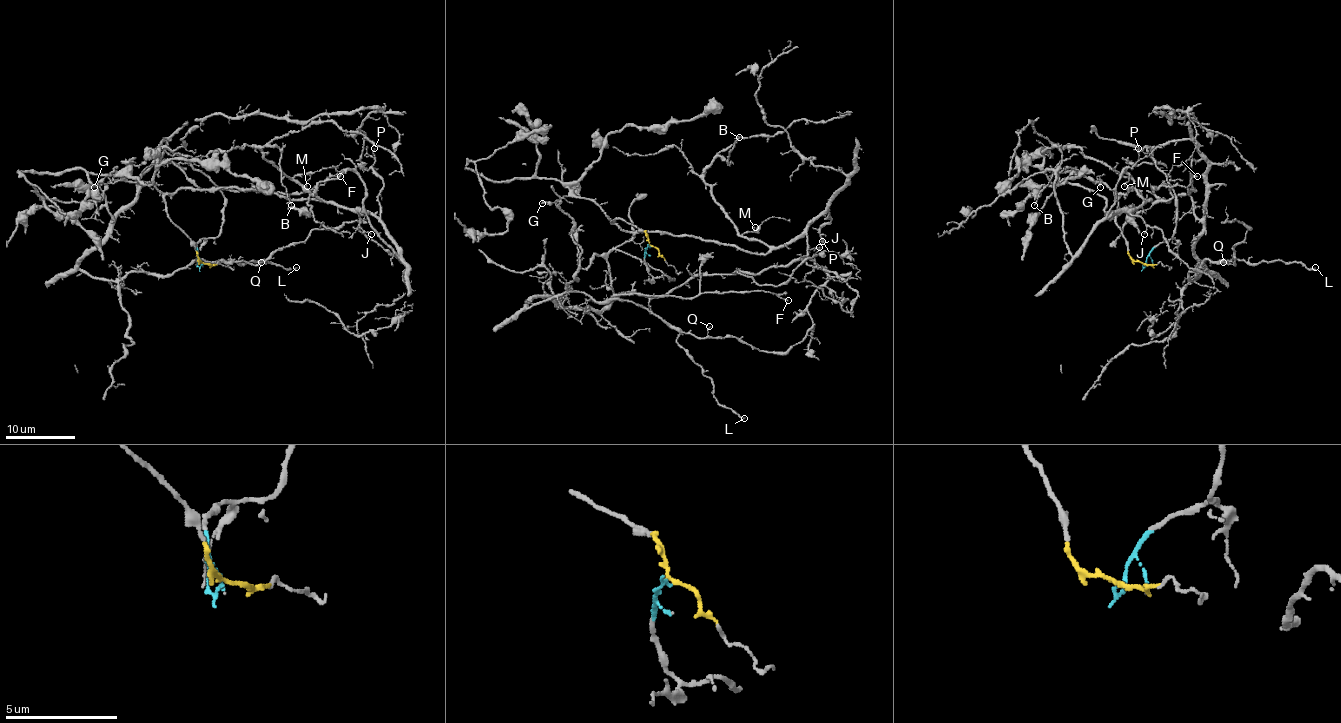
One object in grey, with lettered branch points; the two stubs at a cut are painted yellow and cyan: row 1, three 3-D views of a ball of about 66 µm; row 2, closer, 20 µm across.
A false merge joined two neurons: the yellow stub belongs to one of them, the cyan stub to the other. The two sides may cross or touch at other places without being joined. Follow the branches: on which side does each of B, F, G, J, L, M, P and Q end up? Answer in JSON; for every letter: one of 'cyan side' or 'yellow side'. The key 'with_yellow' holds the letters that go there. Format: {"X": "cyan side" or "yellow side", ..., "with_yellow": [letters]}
{"B": "yellow side", "F": "cyan side", "G": "yellow side", "J": "yellow side", "L": "cyan side", "M": "yellow side", "P": "yellow side", "Q": "cyan side", "with_yellow": ["B", "G", "J", "M", "P"]}

